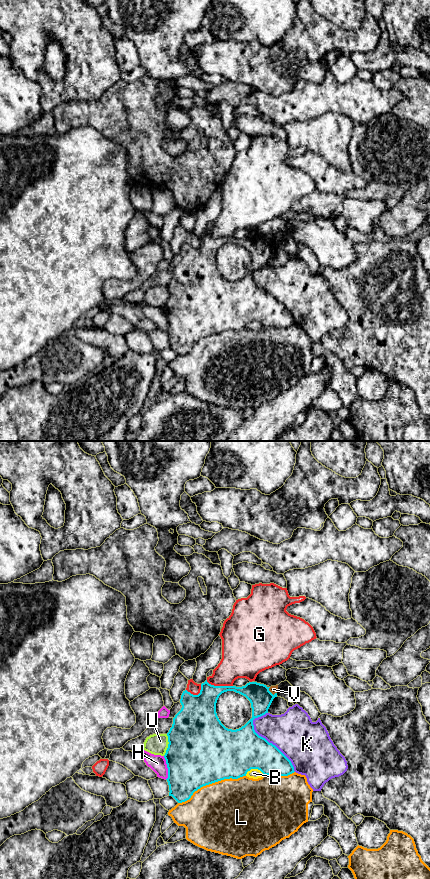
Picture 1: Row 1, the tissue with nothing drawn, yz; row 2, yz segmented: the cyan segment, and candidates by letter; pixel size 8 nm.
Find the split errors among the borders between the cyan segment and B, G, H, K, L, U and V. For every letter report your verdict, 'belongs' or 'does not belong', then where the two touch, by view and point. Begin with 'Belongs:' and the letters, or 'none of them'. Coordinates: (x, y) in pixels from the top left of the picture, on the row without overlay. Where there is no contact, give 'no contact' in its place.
Belongs: V
B: does not belong; meets cyan in yz at (253, 320)
G: does not belong; meets cyan in yz at (219, 238)
H: does not belong; meets cyan in yz at (167, 319)
K: does not belong; meets cyan in yz at (271, 295)
L: does not belong; meets cyan in yz at (211, 335)
U: does not belong; meets cyan in yz at (168, 297)
V: belongs; meets cyan in yz at (270, 244)

